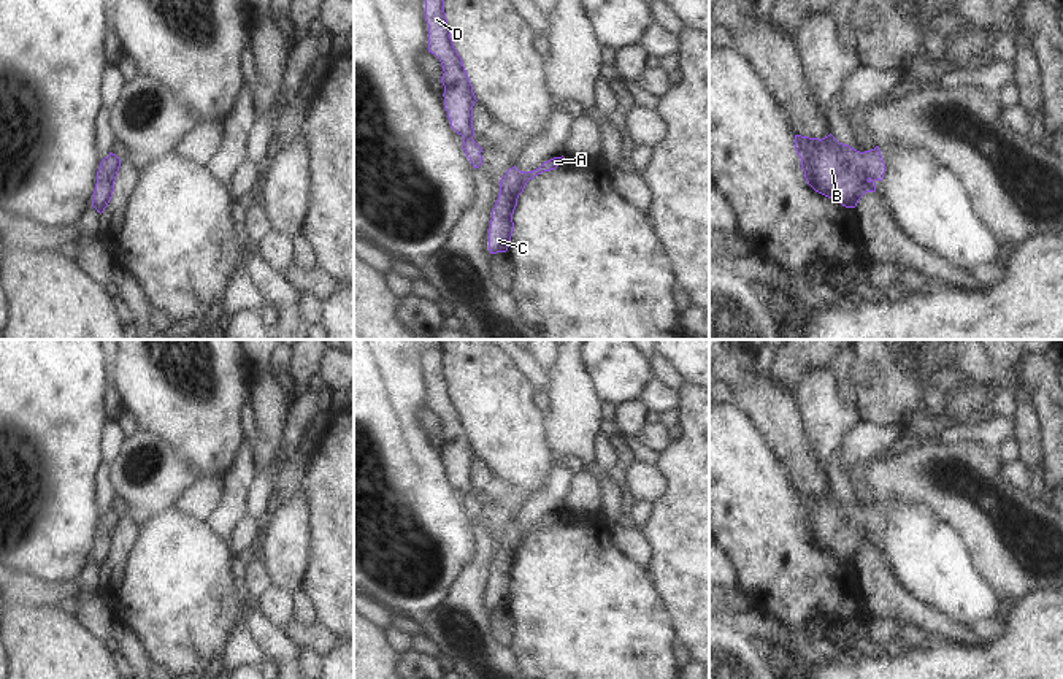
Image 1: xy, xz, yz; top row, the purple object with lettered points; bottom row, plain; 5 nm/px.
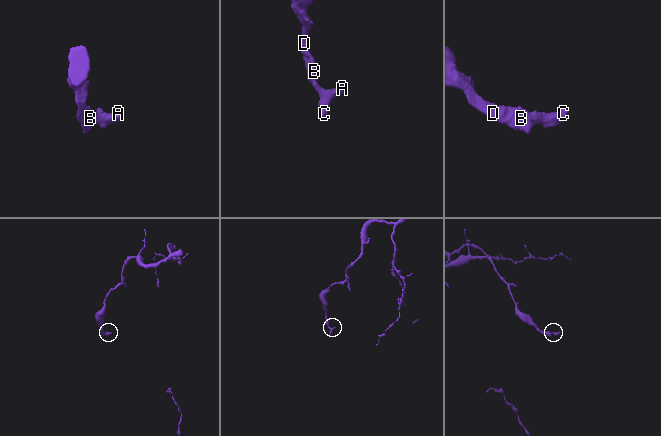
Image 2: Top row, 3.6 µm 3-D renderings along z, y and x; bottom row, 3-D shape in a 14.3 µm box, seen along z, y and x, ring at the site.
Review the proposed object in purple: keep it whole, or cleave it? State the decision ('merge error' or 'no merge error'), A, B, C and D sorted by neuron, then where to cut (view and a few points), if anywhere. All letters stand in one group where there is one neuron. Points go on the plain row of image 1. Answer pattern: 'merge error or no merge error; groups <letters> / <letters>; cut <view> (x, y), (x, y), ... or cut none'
no merge error; groups A B C D; cut none

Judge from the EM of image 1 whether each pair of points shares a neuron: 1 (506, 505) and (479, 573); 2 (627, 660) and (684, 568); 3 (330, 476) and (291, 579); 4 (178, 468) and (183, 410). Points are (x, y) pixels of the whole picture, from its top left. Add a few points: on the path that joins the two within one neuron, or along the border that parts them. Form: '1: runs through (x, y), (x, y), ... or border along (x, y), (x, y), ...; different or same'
1: runs through (494, 522), (489, 529), (486, 556); same
2: border along (649, 571), (671, 614), (678, 635); different
3: border along (308, 489), (313, 514), (310, 562); different
4: border along (148, 430), (172, 441), (197, 467), (200, 476); different

